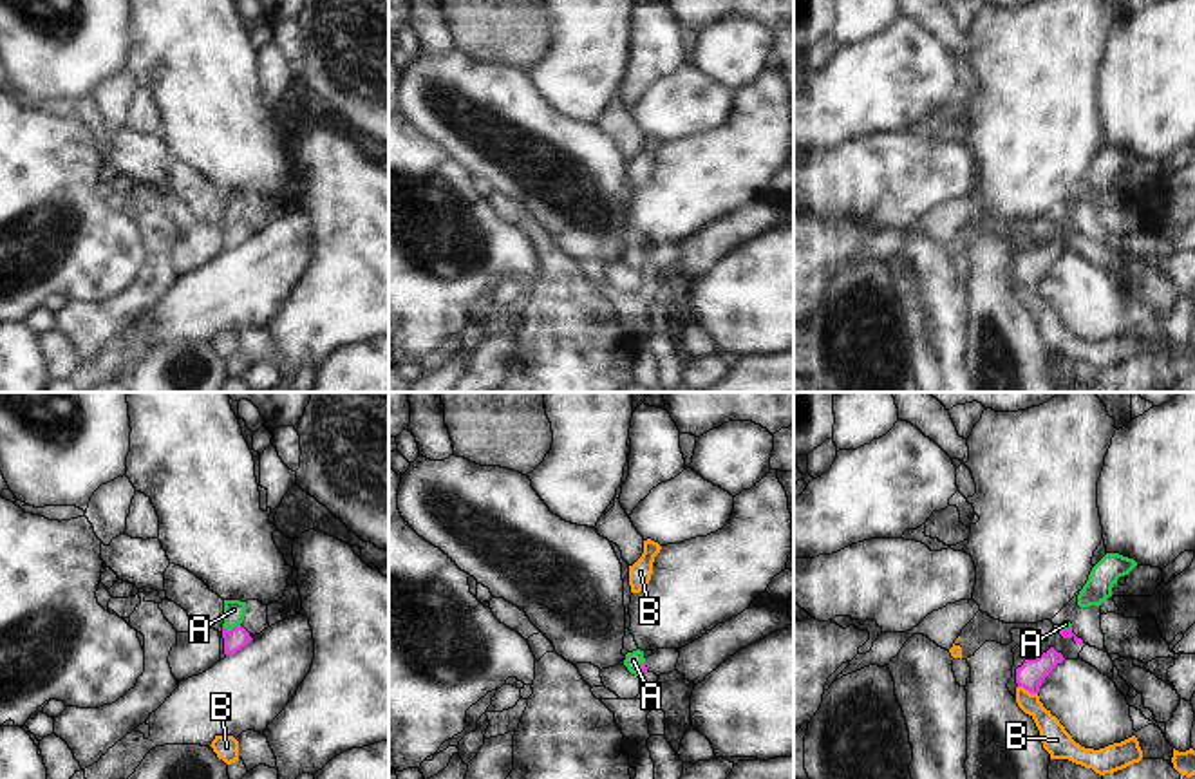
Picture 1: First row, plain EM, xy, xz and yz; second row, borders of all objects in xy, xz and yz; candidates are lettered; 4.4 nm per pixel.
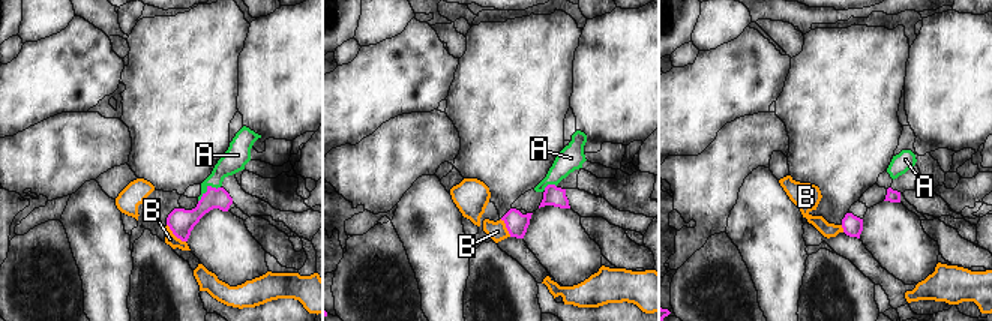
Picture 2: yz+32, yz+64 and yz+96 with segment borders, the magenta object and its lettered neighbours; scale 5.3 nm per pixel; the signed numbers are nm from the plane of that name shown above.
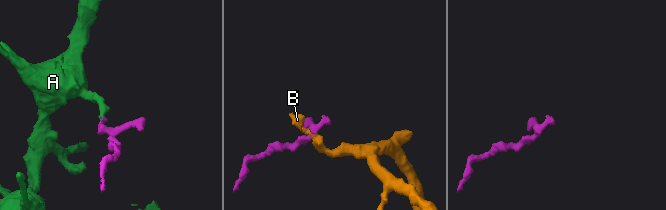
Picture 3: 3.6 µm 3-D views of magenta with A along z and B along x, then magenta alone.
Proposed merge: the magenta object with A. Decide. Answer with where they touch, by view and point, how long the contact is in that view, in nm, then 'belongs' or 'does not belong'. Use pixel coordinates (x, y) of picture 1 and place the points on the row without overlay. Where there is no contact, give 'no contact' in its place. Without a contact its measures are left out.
meets magenta in xy at (232, 225); contact 80 nm long; belongs

